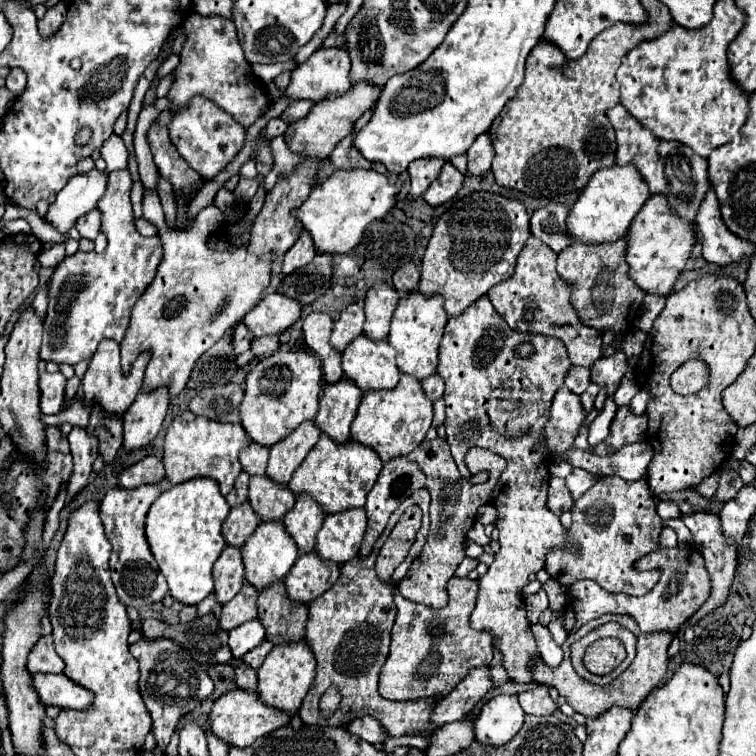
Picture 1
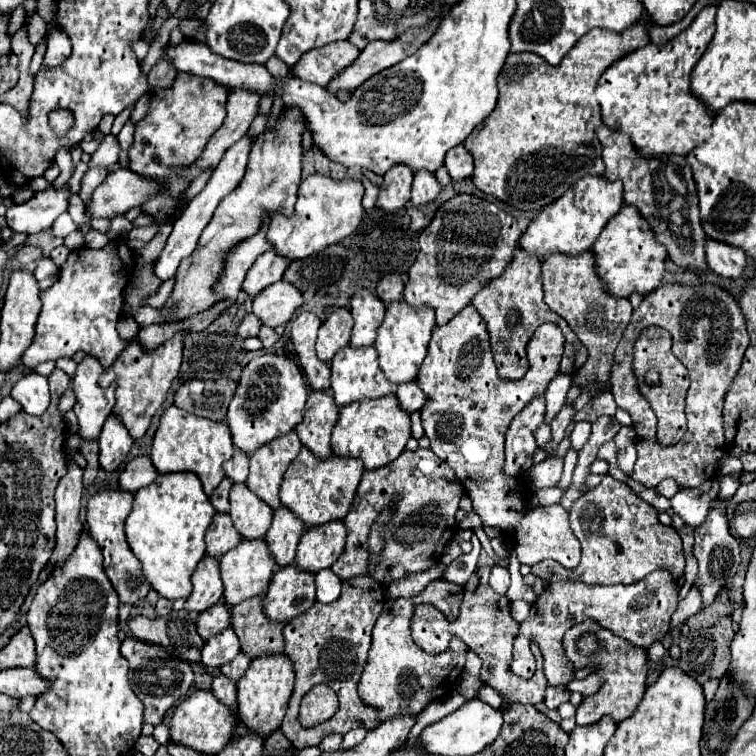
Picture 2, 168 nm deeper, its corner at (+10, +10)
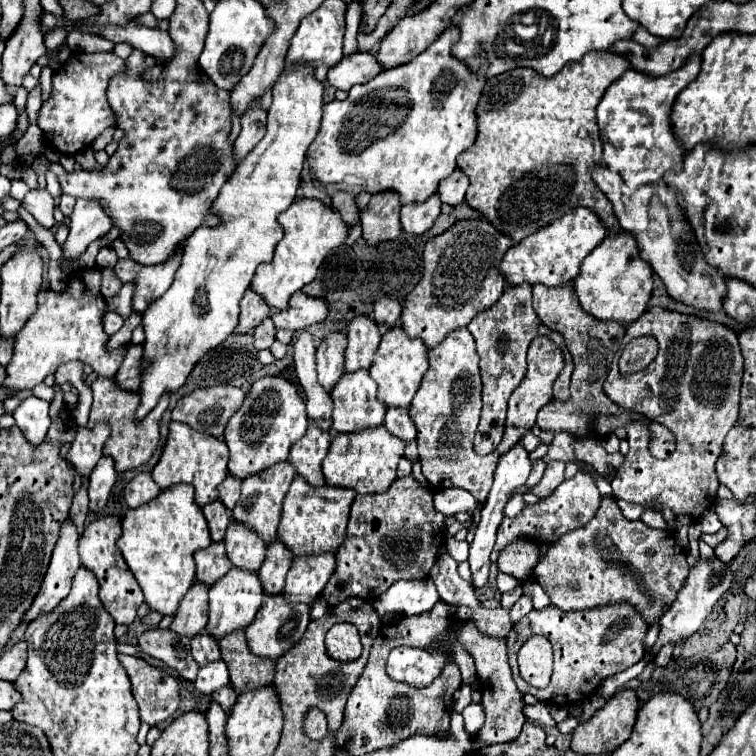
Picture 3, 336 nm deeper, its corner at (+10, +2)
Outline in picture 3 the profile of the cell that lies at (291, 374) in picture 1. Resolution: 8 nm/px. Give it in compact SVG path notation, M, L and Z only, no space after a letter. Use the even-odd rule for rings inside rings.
M267 376L263 380L257 380L253 384L251 392L247 394L243 406L231 416L231 420L225 428L225 444L229 446L229 452L231 452L229 464L227 464L229 474L233 474L233 478L245 480L253 474L259 474L261 470L267 470L275 462L287 460L291 444L295 444L305 434L305 430L307 430L307 414L305 414L305 402L303 402L299 390L281 376Z

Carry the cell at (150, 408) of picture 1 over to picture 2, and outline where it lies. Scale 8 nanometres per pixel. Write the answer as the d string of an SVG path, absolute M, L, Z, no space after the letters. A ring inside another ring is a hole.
M111 414L101 430L101 436L99 436L99 448L101 448L99 464L101 464L101 468L105 468L107 472L119 468L119 464L129 454L133 442L135 440L127 432L125 424L121 424L121 418L115 418L115 414Z

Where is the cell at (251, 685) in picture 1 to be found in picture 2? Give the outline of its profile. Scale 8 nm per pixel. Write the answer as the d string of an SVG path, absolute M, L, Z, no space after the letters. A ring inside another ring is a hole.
M223 674L215 676L213 678L213 686L211 686L211 692L221 700L225 702L227 706L231 706L233 710L237 710L237 684L231 680L231 678L225 678Z

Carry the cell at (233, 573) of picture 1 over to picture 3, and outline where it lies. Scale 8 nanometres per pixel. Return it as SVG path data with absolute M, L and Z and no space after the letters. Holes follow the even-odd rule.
M195 582L191 590L181 598L179 610L173 616L169 630L187 638L193 638L195 634L203 632L205 622L207 622L207 612L209 612L207 592L209 592L207 586Z

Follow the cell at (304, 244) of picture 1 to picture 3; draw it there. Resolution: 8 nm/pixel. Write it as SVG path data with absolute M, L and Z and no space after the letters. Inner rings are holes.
M247 290L243 300L241 300L239 324L237 324L233 334L249 334L249 332L253 332L267 316L269 316L269 308L265 306L263 298L257 296L255 292Z

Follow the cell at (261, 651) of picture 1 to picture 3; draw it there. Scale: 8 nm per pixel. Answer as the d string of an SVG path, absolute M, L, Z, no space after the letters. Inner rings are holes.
M223 686L221 690L217 690L213 696L211 696L219 706L223 706L223 710L231 710L233 708L233 704L235 704L235 700L237 700L237 694L235 694L235 690L231 688L231 686Z

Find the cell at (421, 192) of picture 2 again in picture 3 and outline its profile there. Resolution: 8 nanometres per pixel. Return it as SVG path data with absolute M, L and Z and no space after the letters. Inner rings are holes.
M433 194L423 204L401 208L401 228L409 234L417 234L417 236L425 234L433 226L439 214L441 214L441 200L437 198L437 194Z

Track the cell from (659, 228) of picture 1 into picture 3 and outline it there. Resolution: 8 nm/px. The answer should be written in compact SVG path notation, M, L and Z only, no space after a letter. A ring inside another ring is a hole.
M629 232L609 234L581 264L579 276L573 280L575 294L581 308L597 320L615 320L621 324L635 322L647 308L653 272L645 260L639 258L637 242Z

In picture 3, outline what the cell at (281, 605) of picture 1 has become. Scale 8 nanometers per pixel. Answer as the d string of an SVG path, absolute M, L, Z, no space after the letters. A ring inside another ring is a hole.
M245 630L219 640L221 660L229 668L229 682L237 694L269 686L275 676L275 662L271 658L259 658L249 652Z

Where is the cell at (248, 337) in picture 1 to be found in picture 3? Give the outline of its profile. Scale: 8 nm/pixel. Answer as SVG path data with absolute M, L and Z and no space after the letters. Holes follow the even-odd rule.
M265 318L265 320L261 322L261 326L255 328L253 340L255 340L255 348L257 348L257 350L269 348L269 346L275 342L275 326L273 326L273 320L271 320L271 318Z

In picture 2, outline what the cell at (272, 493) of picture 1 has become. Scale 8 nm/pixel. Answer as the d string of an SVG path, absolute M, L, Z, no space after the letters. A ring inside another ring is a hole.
M233 484L229 514L243 538L263 538L271 526L273 508L265 506L261 498L255 498L245 484Z

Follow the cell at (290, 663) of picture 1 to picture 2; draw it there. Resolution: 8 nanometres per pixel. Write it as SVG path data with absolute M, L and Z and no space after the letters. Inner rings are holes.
M285 652L277 654L277 658L253 658L245 676L237 682L237 706L241 722L257 734L269 736L273 730L281 726L281 720L287 710L287 702L291 698L291 690L295 684L293 662Z

